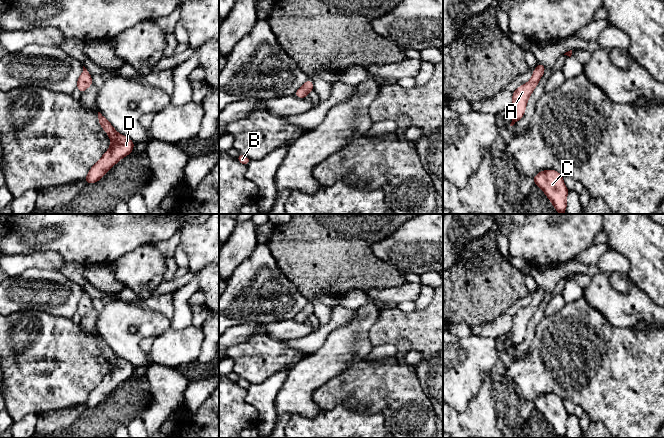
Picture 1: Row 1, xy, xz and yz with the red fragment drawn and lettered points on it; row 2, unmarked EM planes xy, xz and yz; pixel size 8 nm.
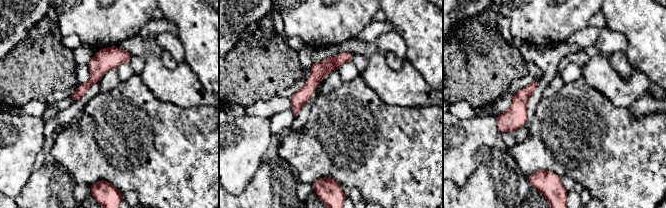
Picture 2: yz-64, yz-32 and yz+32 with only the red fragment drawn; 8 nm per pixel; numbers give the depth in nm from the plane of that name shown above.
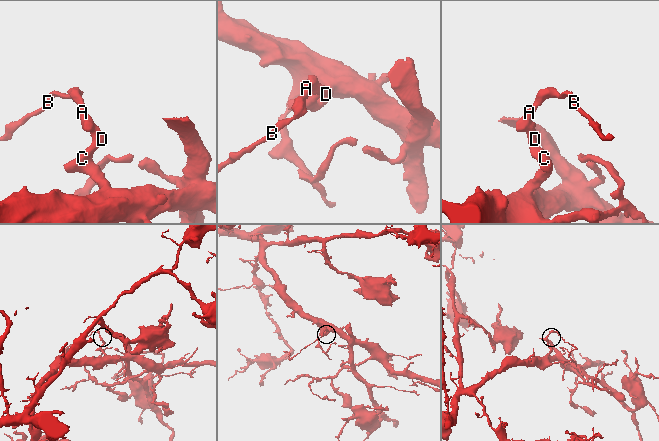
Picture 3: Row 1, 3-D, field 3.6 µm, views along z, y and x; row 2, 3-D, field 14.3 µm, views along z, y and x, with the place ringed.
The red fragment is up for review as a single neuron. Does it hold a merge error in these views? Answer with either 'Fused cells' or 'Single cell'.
Single cell

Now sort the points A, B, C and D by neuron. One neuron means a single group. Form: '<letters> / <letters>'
A B C D

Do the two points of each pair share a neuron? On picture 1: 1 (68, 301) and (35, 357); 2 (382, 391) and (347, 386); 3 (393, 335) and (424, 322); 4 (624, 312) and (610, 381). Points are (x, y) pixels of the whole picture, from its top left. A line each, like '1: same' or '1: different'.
1: different
2: same
3: same
4: different

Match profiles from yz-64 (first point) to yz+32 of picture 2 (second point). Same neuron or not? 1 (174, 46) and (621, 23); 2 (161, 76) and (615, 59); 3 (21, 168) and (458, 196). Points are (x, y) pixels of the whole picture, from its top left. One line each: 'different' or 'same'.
1: different
2: different
3: different

